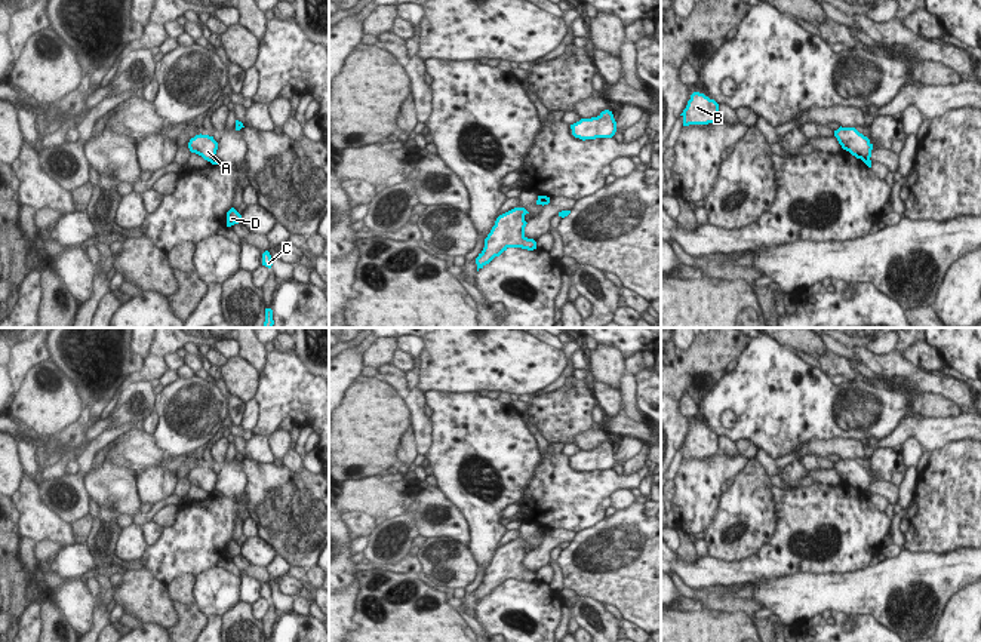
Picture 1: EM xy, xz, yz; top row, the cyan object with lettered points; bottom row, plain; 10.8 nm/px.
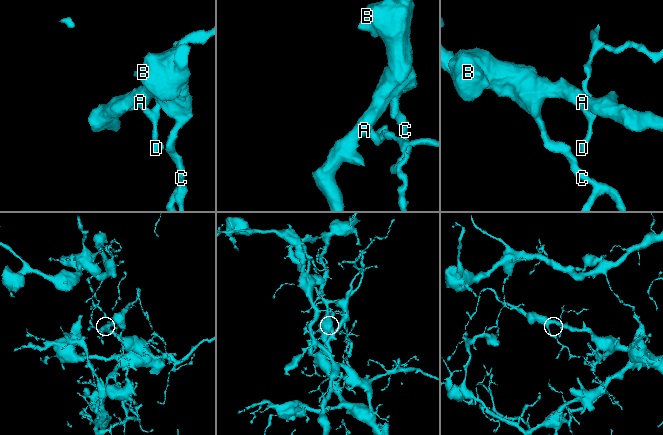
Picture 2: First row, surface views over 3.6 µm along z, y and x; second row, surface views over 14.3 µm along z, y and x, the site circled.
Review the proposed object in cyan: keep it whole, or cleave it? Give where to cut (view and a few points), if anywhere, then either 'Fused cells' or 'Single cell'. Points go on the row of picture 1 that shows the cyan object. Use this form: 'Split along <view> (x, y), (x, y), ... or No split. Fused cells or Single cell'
Split along xz (547, 197), (543, 203). Fused cells

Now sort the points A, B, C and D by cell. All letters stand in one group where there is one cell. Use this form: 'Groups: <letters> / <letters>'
Groups: A B C / D

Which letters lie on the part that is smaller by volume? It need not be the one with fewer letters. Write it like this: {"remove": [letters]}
{"remove": ["D"]}

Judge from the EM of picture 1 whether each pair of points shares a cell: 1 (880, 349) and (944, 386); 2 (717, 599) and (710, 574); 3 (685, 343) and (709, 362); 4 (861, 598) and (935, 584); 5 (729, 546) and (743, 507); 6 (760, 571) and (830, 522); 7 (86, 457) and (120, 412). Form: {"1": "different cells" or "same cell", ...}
{"1": "different cells", "2": "different cells", "3": "different cells", "4": "same cell", "5": "same cell", "6": "same cell", "7": "different cells"}

